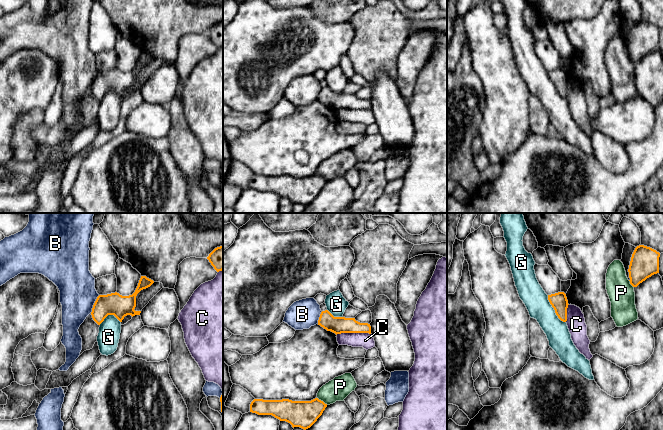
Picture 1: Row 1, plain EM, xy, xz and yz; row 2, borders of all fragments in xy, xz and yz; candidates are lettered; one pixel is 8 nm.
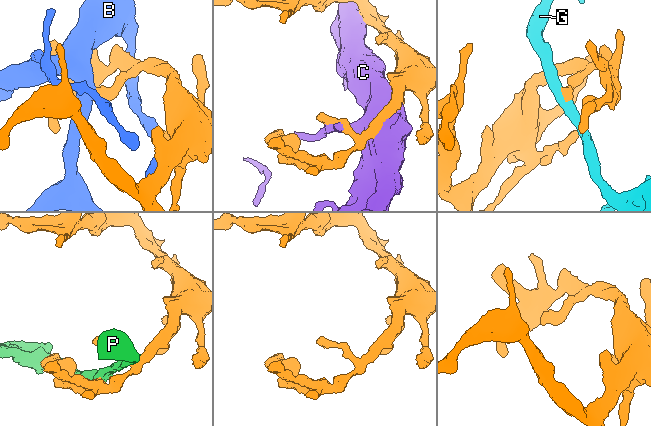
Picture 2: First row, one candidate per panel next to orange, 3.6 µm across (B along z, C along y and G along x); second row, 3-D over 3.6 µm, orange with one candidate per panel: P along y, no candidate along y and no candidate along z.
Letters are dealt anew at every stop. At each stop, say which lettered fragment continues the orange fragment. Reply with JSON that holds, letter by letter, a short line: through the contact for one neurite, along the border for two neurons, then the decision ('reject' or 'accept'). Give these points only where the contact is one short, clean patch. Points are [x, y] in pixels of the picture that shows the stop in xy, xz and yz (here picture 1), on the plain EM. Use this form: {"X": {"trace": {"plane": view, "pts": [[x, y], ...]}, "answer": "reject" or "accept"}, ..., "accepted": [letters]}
{"B": {"answer": "reject"}, "C": {"answer": "reject"}, "G": {"trace": {"plane": "yz", "pts": [[547, 71], [547, 75], [555, 90], [565, 98]]}, "answer": "reject"}, "P": {"answer": "reject"}, "accepted": []}

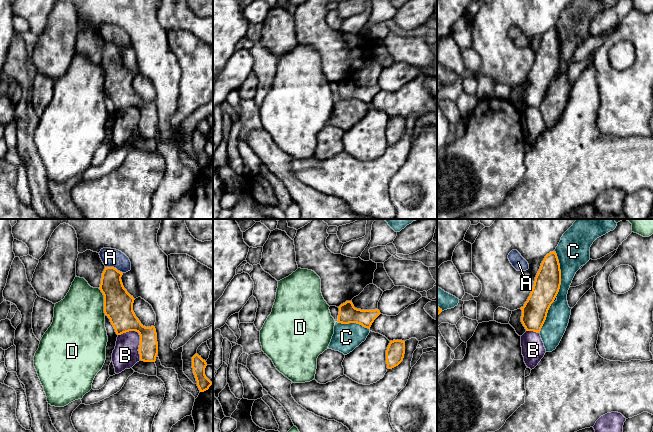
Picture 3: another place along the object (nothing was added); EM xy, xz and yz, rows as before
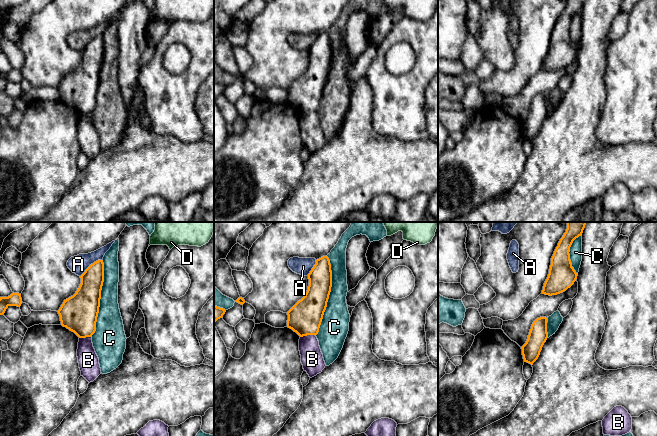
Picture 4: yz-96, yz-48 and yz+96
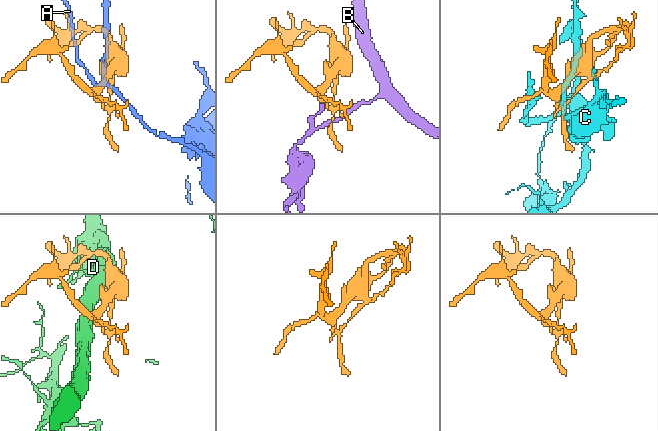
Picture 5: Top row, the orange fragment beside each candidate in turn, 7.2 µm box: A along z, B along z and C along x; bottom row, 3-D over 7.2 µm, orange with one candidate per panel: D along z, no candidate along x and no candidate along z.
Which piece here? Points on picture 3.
{"A": {"trace": {"plane": "xy", "pts": [[105, 42], [113, 42], [122, 49]]}, "answer": "reject"}, "B": {"trace": {"plane": "xy", "pts": [[118, 110], [129, 107], [138, 109], [140, 135]]}, "answer": "reject"}, "C": {"answer": "reject"}, "D": {"answer": "reject"}, "accepted": []}

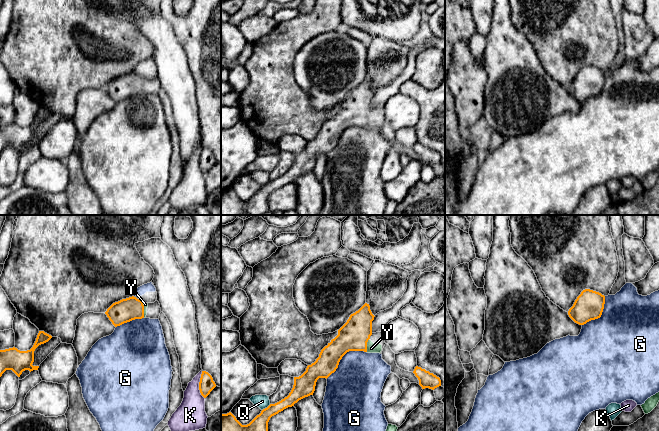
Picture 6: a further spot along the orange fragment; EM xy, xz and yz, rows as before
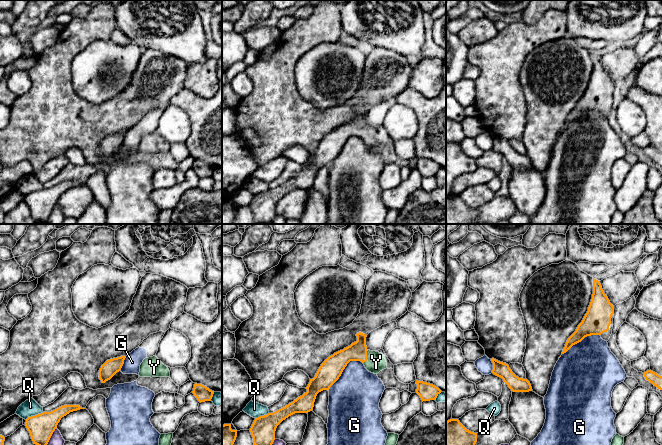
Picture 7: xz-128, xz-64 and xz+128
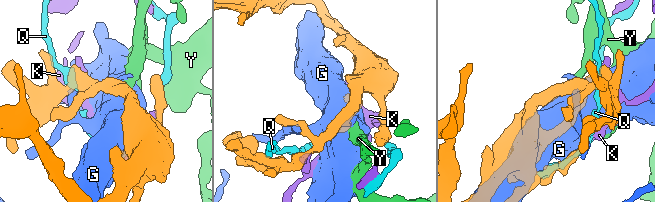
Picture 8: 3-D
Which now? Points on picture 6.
{"G": {"answer": "reject"}, "K": {"answer": "reject"}, "Q": {"answer": "reject"}, "Y": {"trace": {"plane": "xz", "pts": [[353, 112], [366, 121], [371, 124]]}, "answer": "accept"}, "accepted": ["Y"]}

